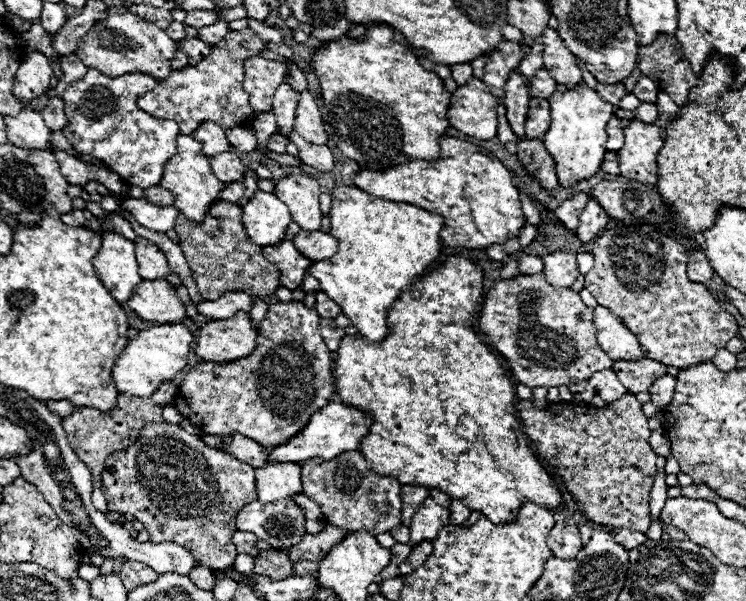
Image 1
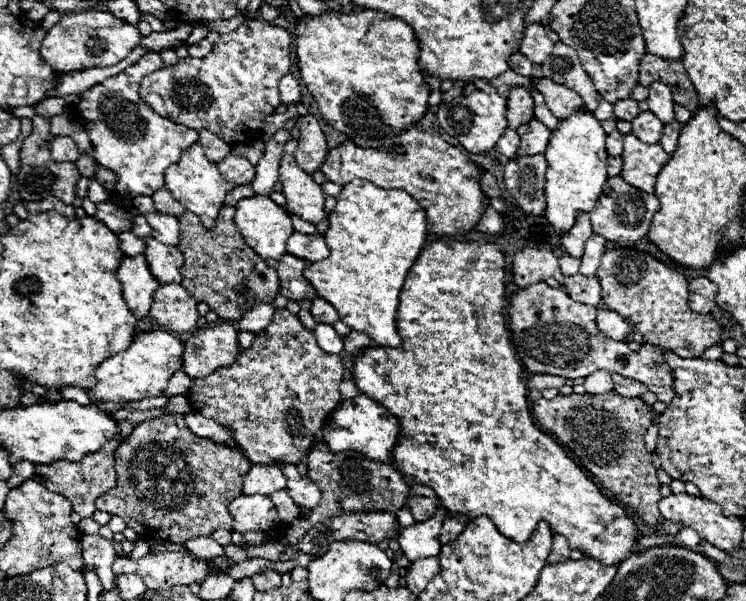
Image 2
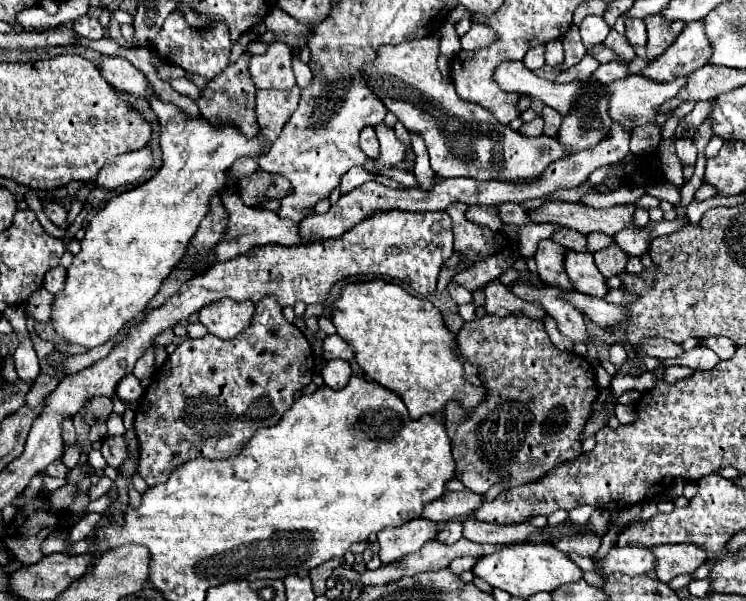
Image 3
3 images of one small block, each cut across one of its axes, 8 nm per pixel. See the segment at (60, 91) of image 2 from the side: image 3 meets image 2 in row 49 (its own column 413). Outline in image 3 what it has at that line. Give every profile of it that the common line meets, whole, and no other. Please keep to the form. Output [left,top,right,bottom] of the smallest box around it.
[412,134,436,190]

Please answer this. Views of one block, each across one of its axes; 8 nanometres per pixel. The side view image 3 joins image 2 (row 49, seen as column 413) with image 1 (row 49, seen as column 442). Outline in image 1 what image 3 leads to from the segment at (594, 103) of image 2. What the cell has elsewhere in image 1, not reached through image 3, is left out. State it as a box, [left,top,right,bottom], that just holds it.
[542,26,582,86]

